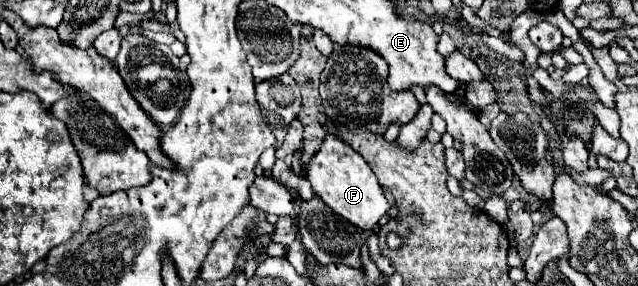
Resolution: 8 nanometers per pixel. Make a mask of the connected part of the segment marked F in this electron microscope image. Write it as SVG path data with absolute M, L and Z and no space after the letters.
M329 133L311 163L307 165L307 179L313 187L313 191L343 219L353 223L355 227L367 231L377 225L377 221L387 213L391 207L385 199L381 185L371 171L369 163L355 151L351 145L341 141L337 135Z

